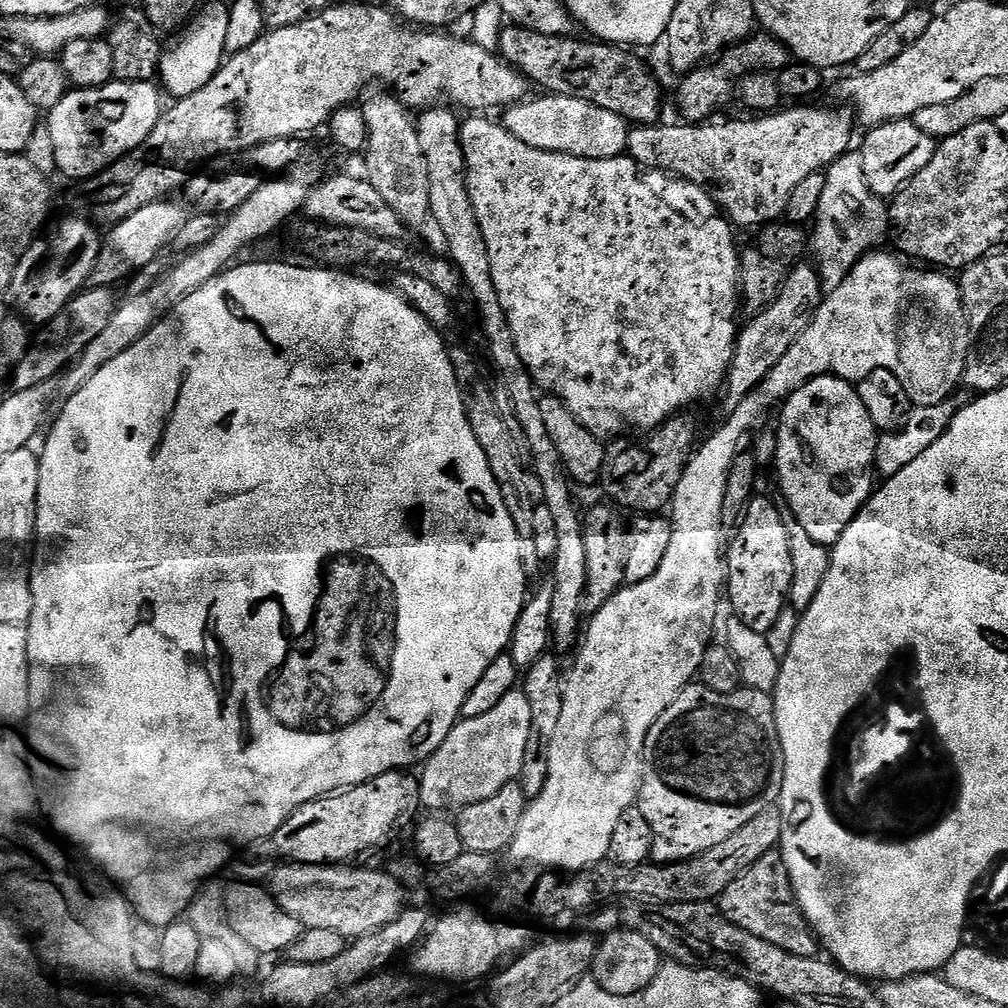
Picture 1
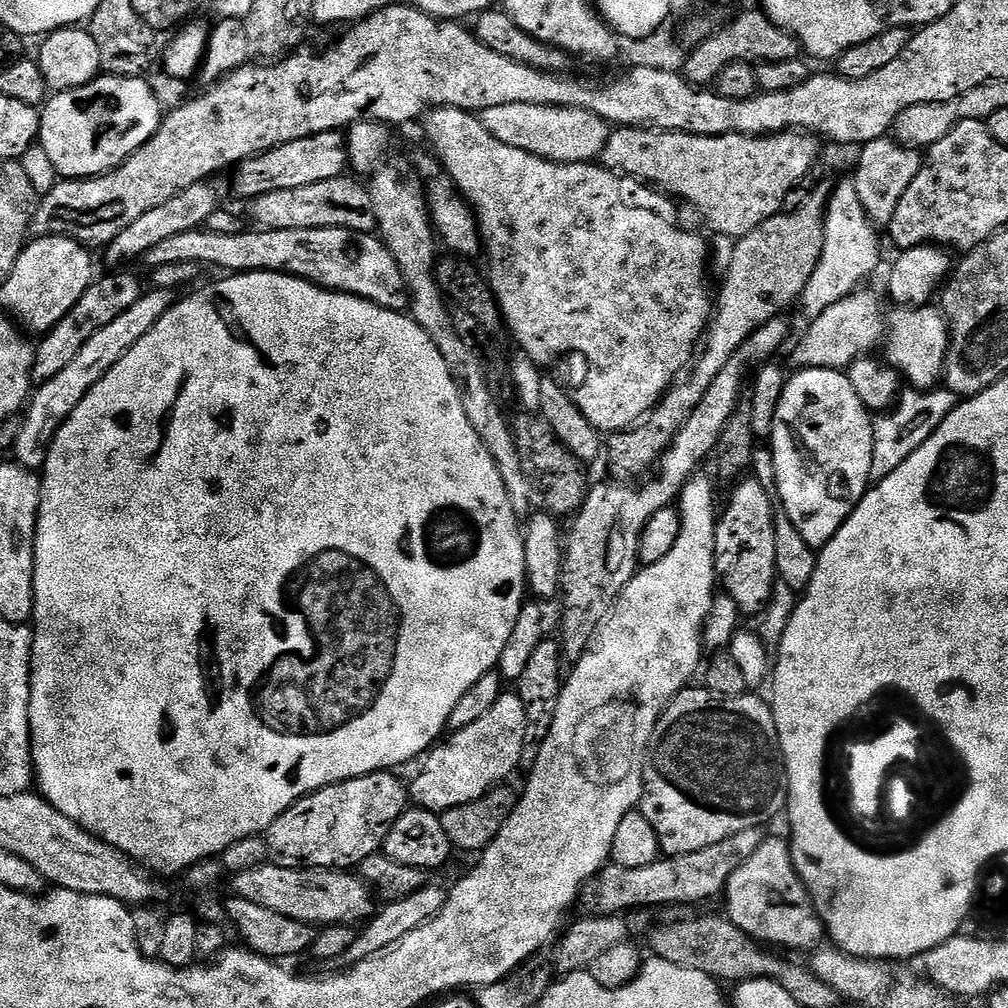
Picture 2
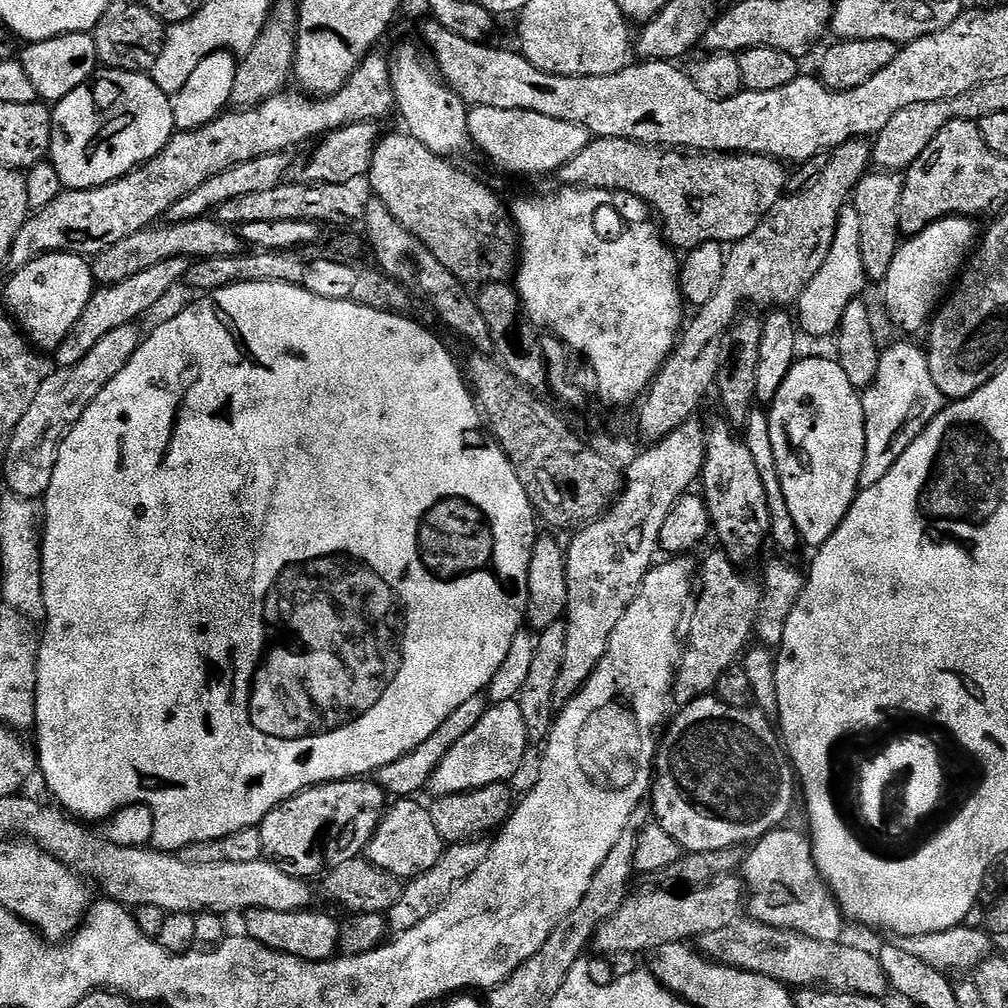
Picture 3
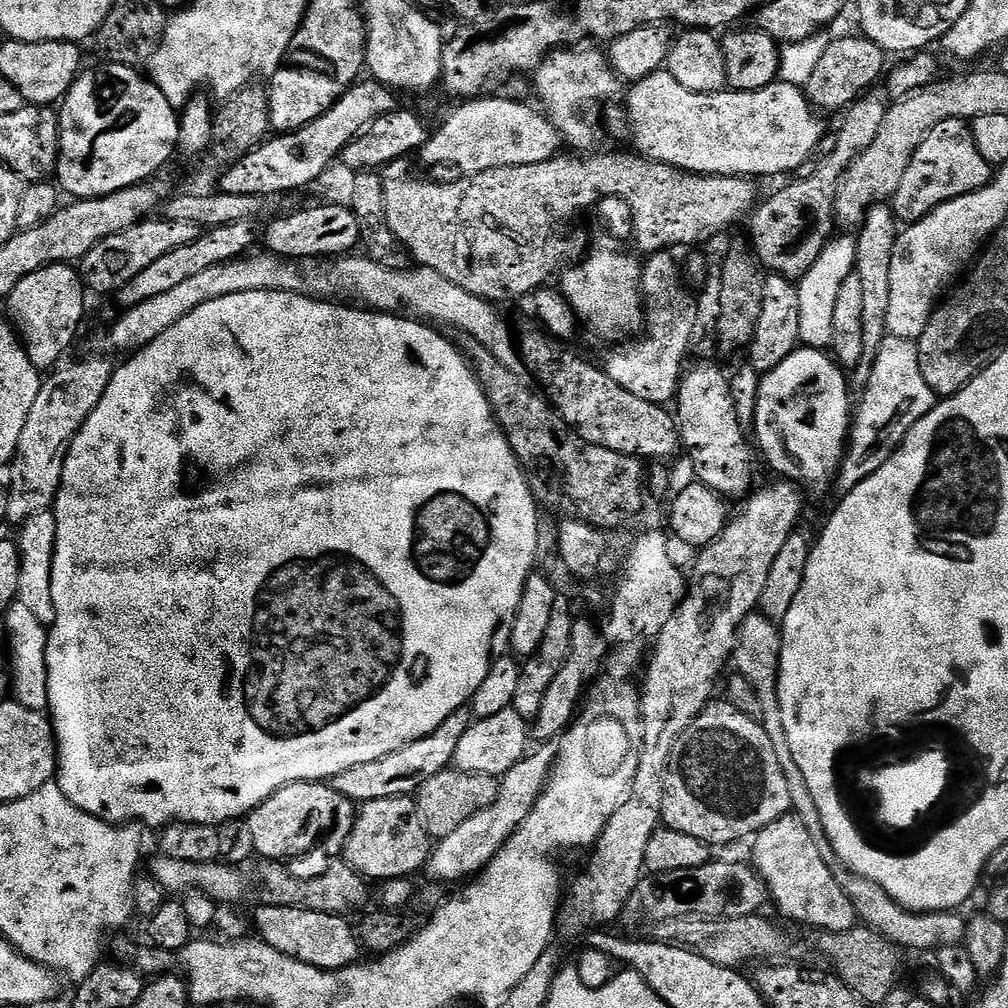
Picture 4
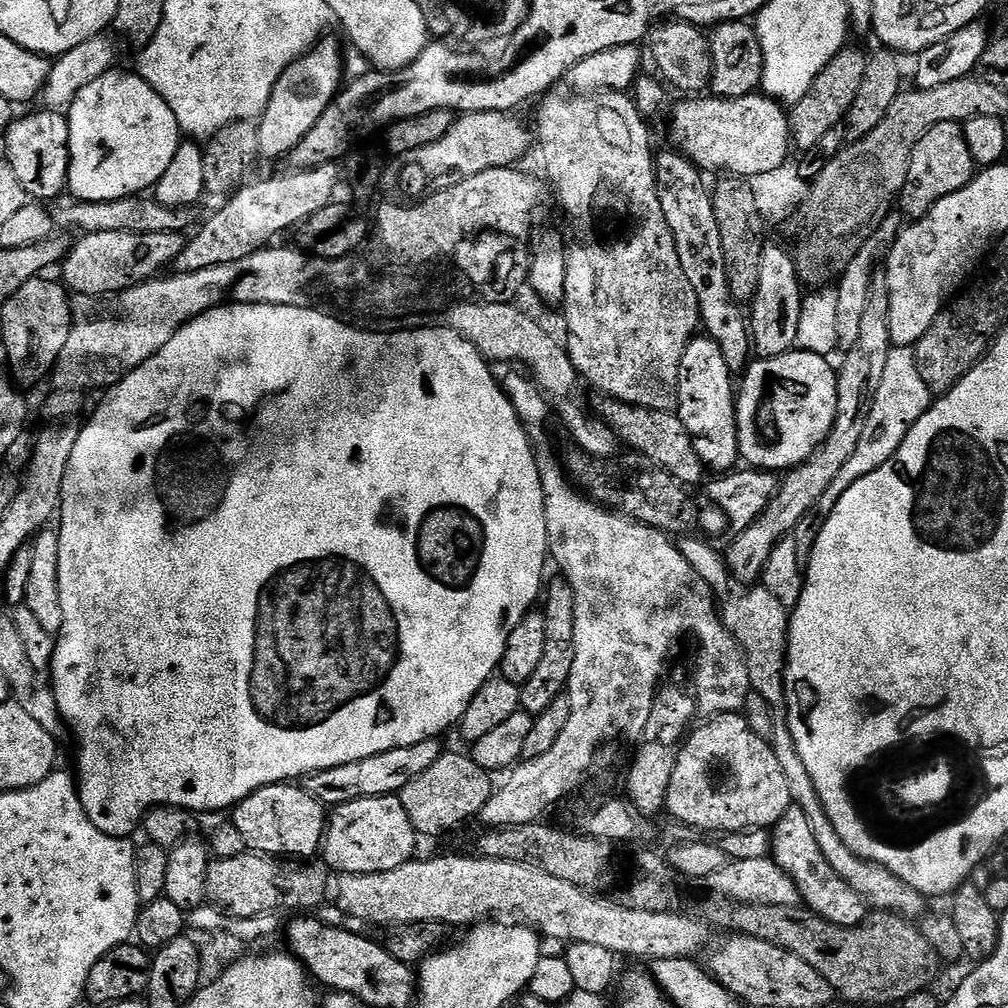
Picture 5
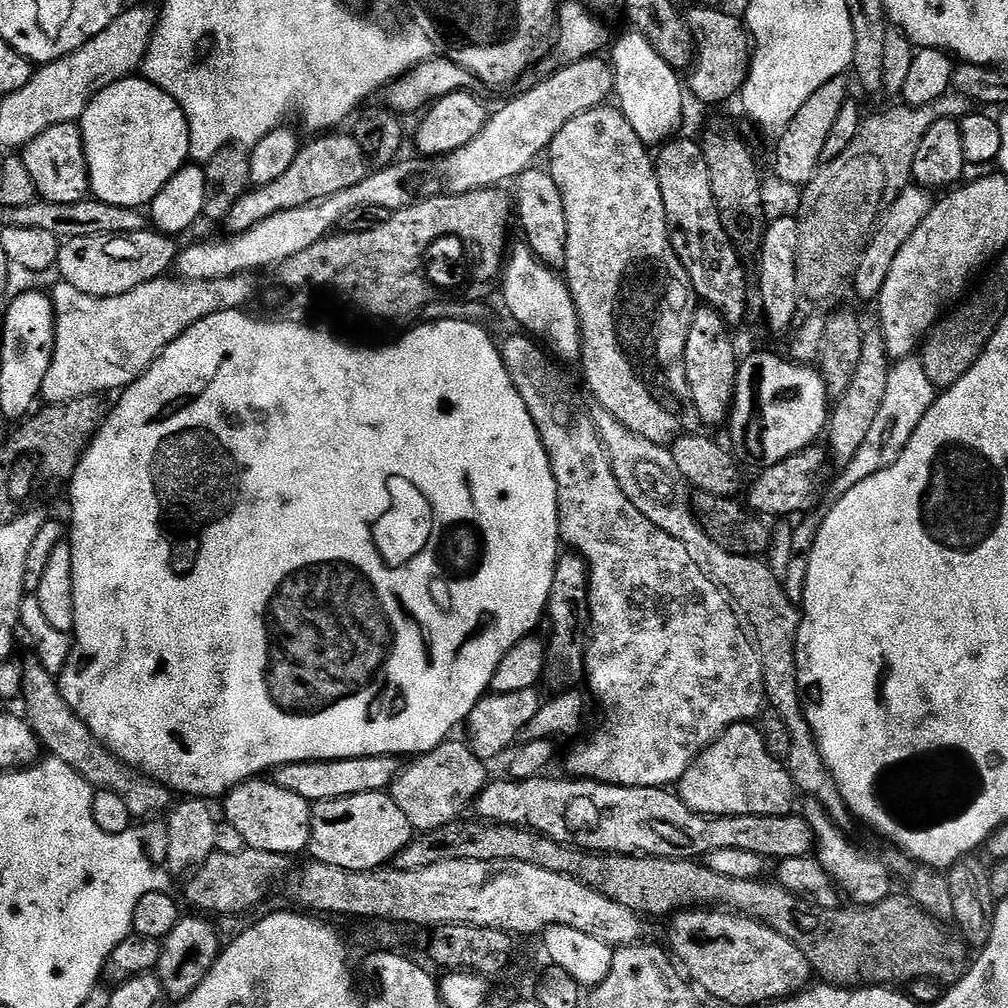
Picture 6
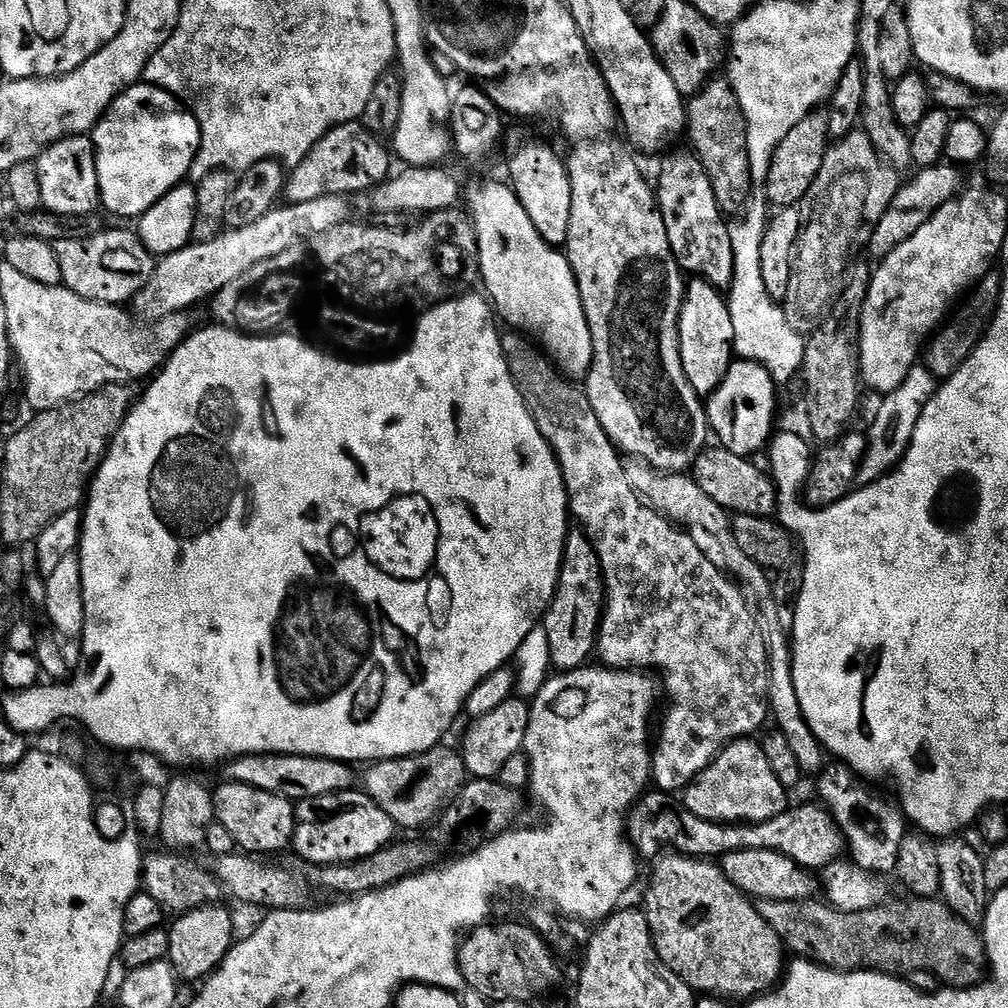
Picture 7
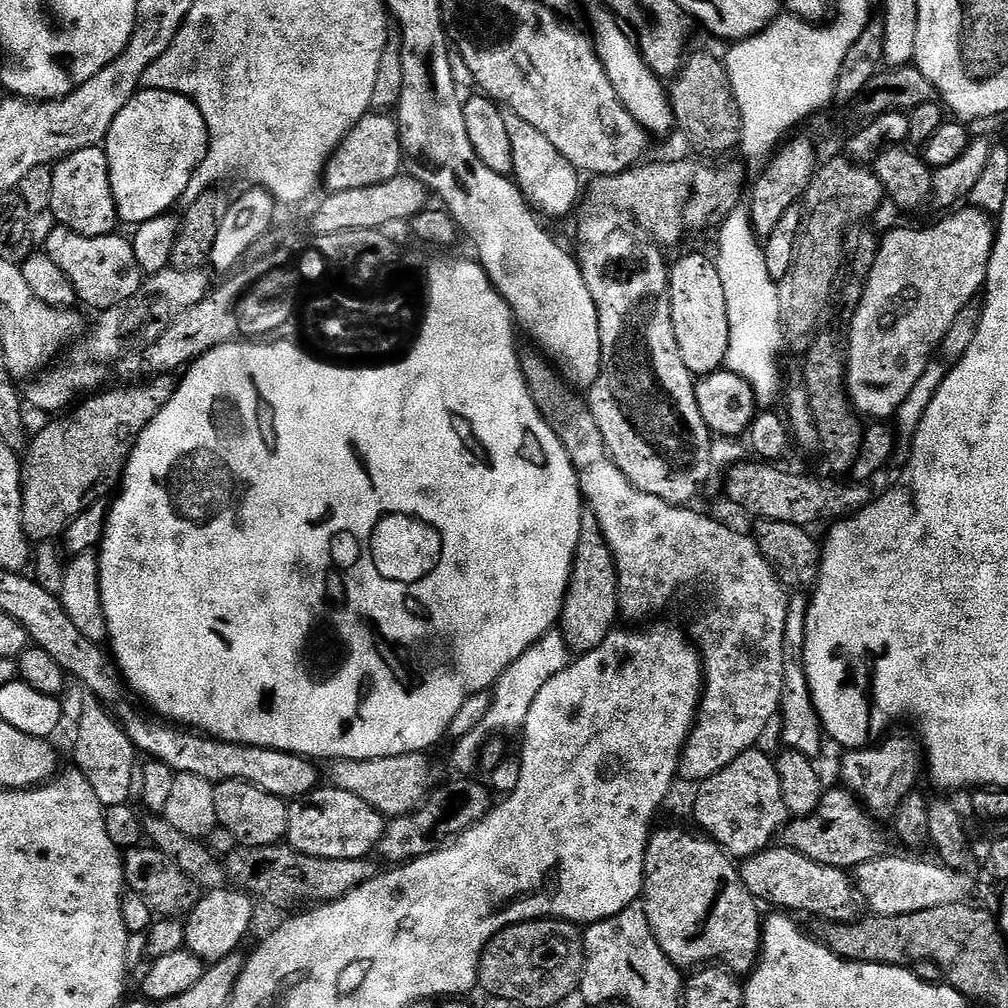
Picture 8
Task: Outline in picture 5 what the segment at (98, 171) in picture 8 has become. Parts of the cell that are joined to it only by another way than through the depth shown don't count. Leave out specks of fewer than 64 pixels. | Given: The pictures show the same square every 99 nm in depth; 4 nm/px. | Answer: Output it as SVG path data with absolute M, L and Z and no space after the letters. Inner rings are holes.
M39 110L33 116L13 119L8 131L3 133L8 164L14 170L22 190L33 201L49 202L65 195L68 186L68 163L70 162L70 130L68 118L60 110Z

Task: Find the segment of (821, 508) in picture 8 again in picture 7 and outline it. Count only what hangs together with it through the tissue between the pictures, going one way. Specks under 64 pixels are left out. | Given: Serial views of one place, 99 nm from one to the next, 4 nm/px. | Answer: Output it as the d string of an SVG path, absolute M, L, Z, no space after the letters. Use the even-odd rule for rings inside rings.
M708 446L696 457L696 463L692 465L690 472L698 486L702 486L703 492L710 494L710 498L714 498L714 502L718 502L718 506L722 506L729 514L771 517L776 510L776 486L771 477L764 470L763 473L754 463L756 462L749 457L734 454L725 448Z

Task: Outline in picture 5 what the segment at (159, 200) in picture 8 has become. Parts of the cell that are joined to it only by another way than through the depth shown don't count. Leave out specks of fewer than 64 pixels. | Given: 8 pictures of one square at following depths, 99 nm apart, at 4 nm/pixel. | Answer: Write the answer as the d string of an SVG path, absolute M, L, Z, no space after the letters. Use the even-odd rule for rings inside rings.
M113 70L102 74L102 78L94 78L94 82L82 89L66 109L70 130L67 191L73 192L76 195L73 197L80 202L106 202L155 189L162 174L170 170L170 162L174 162L174 154L178 154L178 146L182 142L174 110L170 110L163 98L135 71L120 71Z

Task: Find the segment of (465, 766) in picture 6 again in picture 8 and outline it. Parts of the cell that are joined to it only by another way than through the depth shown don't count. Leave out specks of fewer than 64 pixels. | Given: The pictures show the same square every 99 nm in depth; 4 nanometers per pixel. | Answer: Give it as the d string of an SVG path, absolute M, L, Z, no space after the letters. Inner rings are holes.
M411 752L390 758L369 760L334 760L327 765L326 780L333 788L355 794L370 806L374 806L385 818L405 816L421 807L422 801L434 787L432 764L424 752Z

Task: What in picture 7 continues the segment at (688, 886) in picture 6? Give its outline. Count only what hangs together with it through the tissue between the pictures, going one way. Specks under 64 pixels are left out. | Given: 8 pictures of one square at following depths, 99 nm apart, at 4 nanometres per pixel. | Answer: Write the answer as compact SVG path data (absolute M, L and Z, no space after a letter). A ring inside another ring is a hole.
M907 898L885 902L861 912L843 912L819 899L774 902L761 900L758 907L762 918L780 936L789 953L805 960L812 960L835 972L883 972L886 976L907 978L914 970L930 970L938 974L941 985L952 990L975 988L985 979L988 968L988 954L984 950L984 937L977 925L968 924L961 916L954 914L940 898Z

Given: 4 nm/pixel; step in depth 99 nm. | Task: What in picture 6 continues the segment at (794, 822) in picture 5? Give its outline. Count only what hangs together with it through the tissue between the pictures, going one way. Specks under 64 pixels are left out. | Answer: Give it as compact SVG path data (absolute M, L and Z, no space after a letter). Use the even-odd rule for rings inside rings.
M804 796L798 804L798 814L812 828L814 837L814 859L820 869L827 874L828 879L840 889L845 897L848 896L853 905L865 908L882 902L887 896L893 895L894 888L888 878L888 872L880 860L867 860L862 853L839 832L837 821L830 818L823 804L819 804L813 796Z

